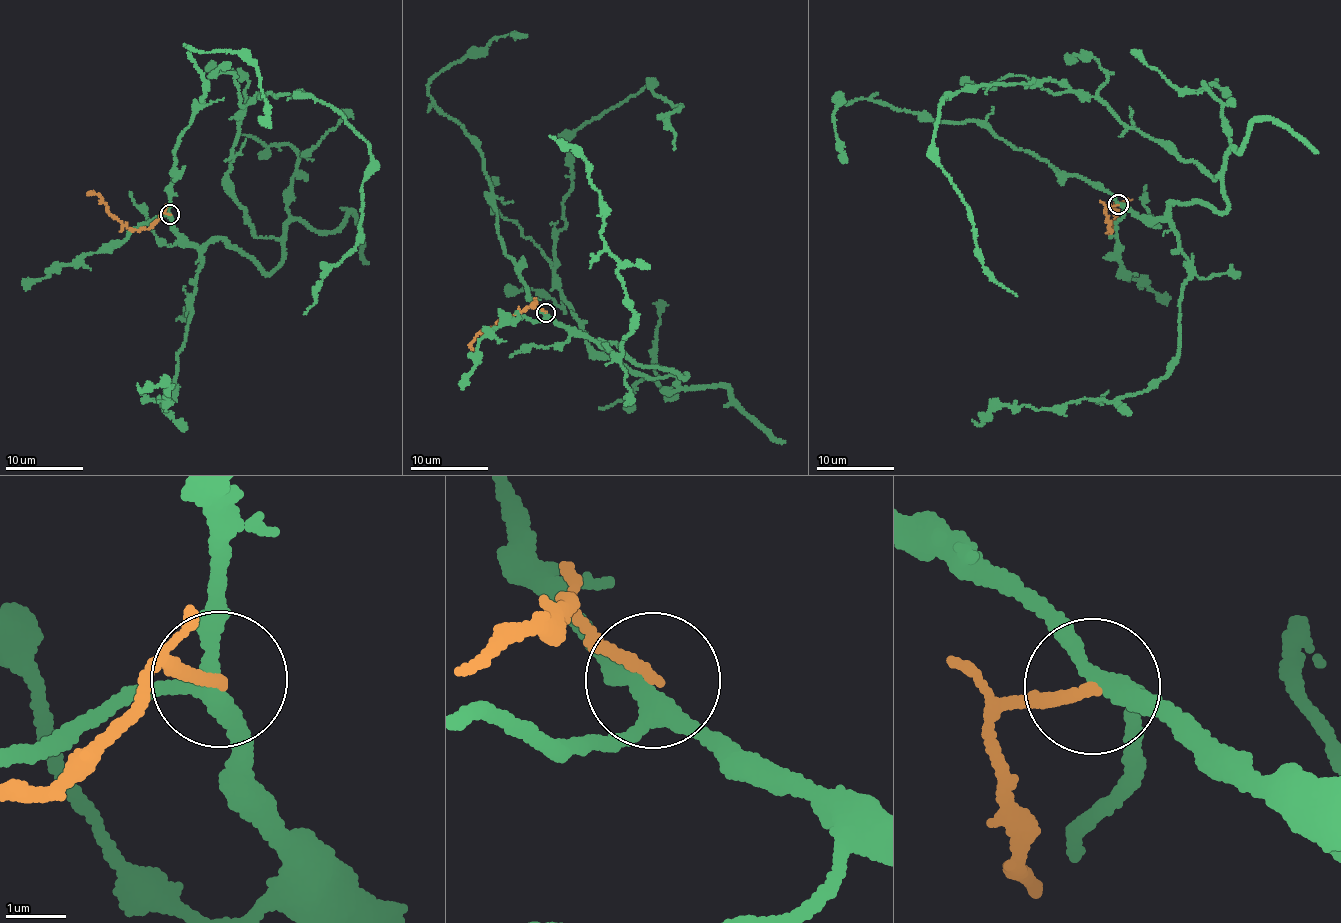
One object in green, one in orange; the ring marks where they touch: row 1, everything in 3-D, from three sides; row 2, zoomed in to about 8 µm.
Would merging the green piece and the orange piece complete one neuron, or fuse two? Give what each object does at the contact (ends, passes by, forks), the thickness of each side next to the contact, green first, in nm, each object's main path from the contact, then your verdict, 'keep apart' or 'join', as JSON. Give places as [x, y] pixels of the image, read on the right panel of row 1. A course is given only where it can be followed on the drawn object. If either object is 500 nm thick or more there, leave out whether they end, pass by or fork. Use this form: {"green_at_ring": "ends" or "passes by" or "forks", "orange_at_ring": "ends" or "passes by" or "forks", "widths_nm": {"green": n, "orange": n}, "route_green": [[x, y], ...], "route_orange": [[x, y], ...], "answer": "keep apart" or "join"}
{"green_at_ring": "forks", "orange_at_ring": "ends", "widths_nm": {"green": 260, "orange": 180}, "route_green": [[1119, 205], [1228, 204], [1219, 177], [1093, 97], [1043, 78], [949, 93], [932, 151], [1017, 296]], "route_orange": [[1119, 205], [1107, 207], [1109, 231], [1116, 219], [1113, 207], [1132, 199]], "answer": "keep apart"}

